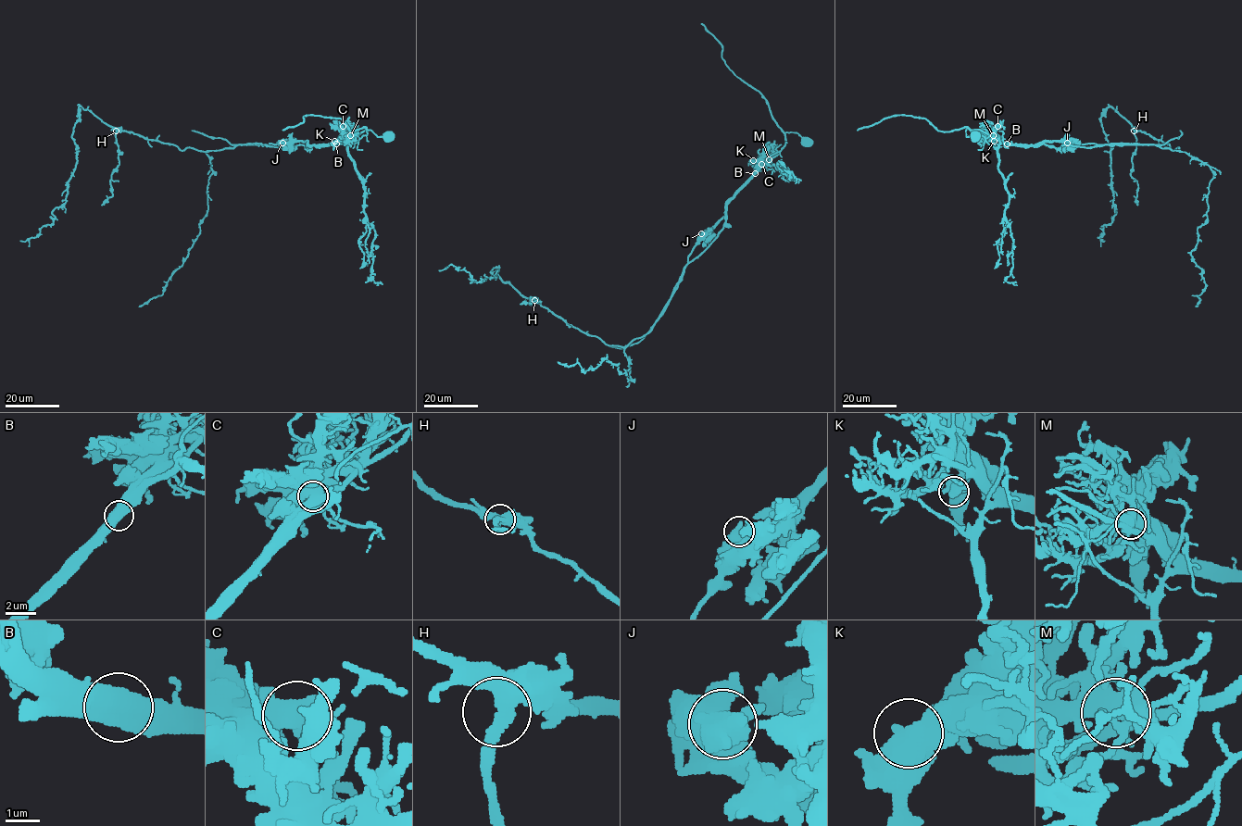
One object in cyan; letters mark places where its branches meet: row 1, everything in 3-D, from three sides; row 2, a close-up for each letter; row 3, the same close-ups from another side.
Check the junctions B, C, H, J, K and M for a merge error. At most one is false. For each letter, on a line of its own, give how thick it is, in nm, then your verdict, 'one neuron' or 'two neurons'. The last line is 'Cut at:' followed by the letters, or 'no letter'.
B: 700 nm thick; two neurons
C: 550 nm thick; one neuron
H: 360 nm thick; one neuron
J: 650 nm thick; one neuron
K: 700 nm thick; one neuron
M: 550 nm thick; one neuron
Cut at: B

